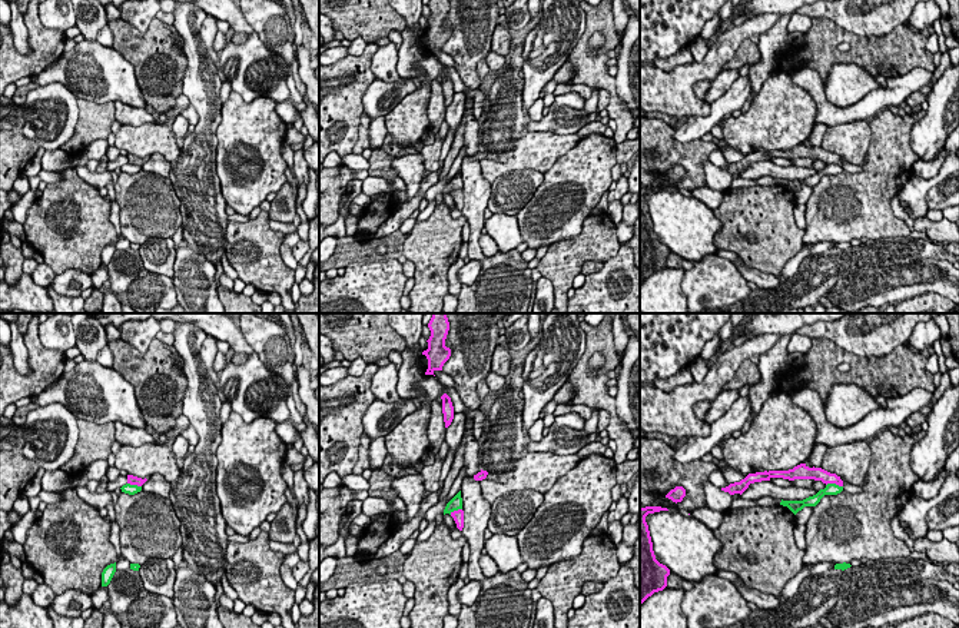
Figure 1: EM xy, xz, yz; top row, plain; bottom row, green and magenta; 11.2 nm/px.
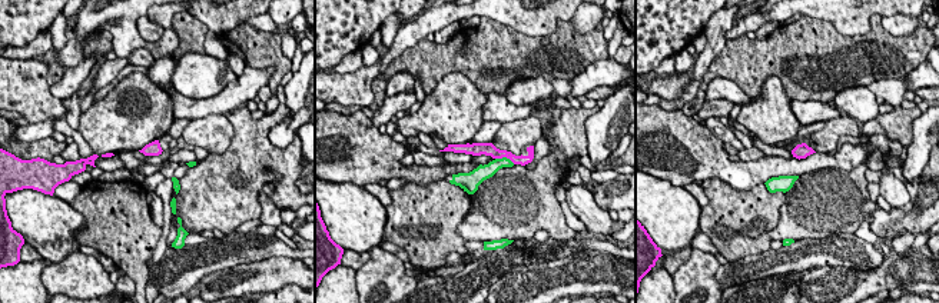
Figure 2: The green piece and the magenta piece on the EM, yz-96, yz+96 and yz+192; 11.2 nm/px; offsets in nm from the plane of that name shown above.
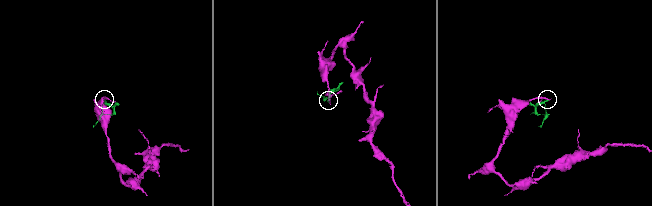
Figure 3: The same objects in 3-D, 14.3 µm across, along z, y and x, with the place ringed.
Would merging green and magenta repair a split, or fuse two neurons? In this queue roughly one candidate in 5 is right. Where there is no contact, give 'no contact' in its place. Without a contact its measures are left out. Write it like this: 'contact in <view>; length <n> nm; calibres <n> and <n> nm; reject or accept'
contact in yz; length 190 nm; calibres 130 and 160 nm; reject

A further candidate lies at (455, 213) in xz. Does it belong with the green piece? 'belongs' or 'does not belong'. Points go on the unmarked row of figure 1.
does not belong

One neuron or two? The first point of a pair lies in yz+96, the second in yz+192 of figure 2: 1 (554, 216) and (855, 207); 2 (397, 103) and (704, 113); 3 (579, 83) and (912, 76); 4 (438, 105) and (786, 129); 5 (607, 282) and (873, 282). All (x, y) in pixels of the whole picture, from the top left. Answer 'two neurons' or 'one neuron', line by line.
1: one neuron
2: one neuron
3: one neuron
4: one neuron
5: one neuron

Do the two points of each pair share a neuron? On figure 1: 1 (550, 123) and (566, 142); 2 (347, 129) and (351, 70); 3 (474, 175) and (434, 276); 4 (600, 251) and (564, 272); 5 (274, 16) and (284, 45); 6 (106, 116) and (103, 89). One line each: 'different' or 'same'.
1: different
2: same
3: different
4: same
5: same
6: different

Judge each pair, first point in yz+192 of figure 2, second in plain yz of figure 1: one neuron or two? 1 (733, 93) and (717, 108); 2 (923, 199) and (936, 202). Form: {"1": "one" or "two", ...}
{"1": "two", "2": "one"}

